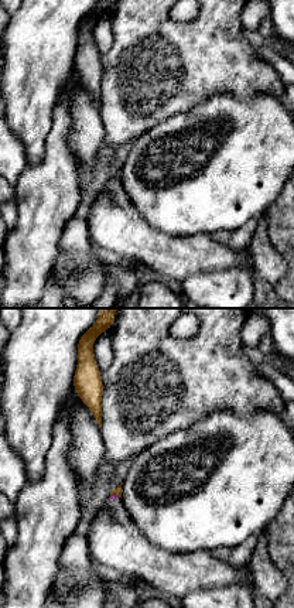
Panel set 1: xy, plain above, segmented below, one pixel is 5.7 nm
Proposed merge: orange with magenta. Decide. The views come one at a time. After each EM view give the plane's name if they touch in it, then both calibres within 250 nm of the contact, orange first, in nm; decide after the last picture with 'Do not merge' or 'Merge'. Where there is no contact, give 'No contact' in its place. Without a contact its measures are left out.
Touches orange in xy. Thickness 50 nm (orange) against 30 nm

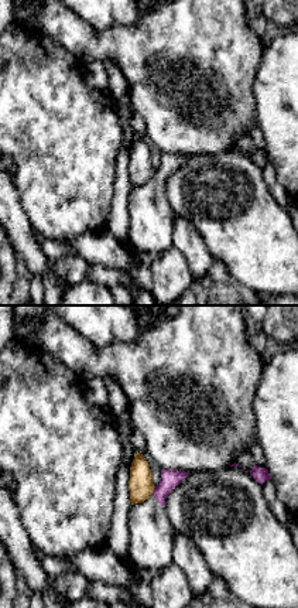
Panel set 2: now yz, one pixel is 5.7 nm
Touches orange in yz. Thickness 140 nm (orange) against 110 nm

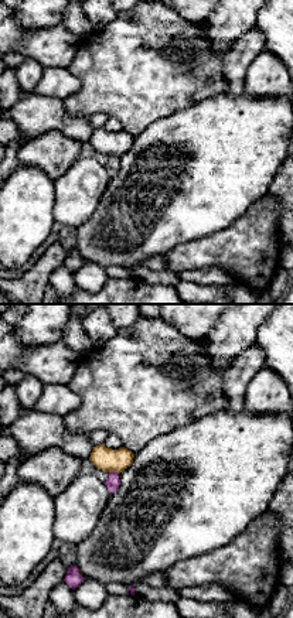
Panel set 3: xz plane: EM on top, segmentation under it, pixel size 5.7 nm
Touches orange in xz. Thickness 140 nm (orange) against 80 nm

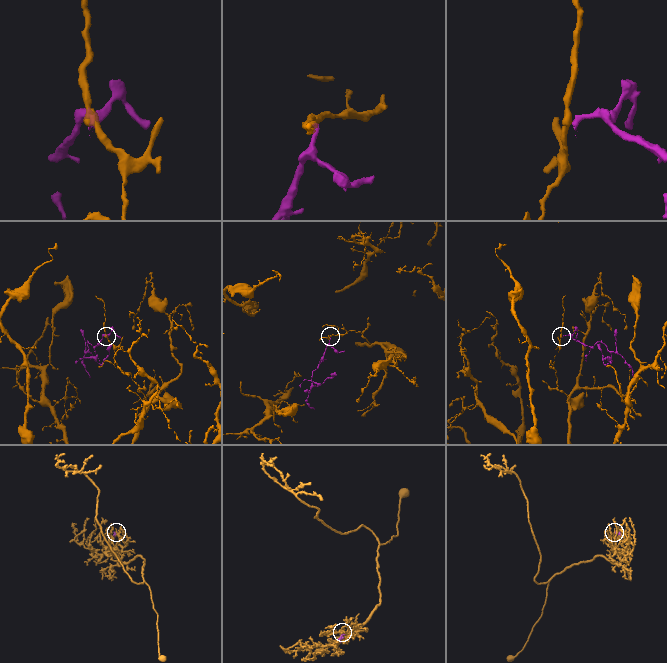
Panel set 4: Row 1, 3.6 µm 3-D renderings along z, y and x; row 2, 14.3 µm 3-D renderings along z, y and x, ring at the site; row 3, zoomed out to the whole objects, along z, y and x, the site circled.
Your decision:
Do not merge

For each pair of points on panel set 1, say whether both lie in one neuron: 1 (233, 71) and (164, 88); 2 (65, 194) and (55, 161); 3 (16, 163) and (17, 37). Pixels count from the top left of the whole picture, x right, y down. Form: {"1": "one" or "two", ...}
{"1": "one", "2": "one", "3": "two"}

